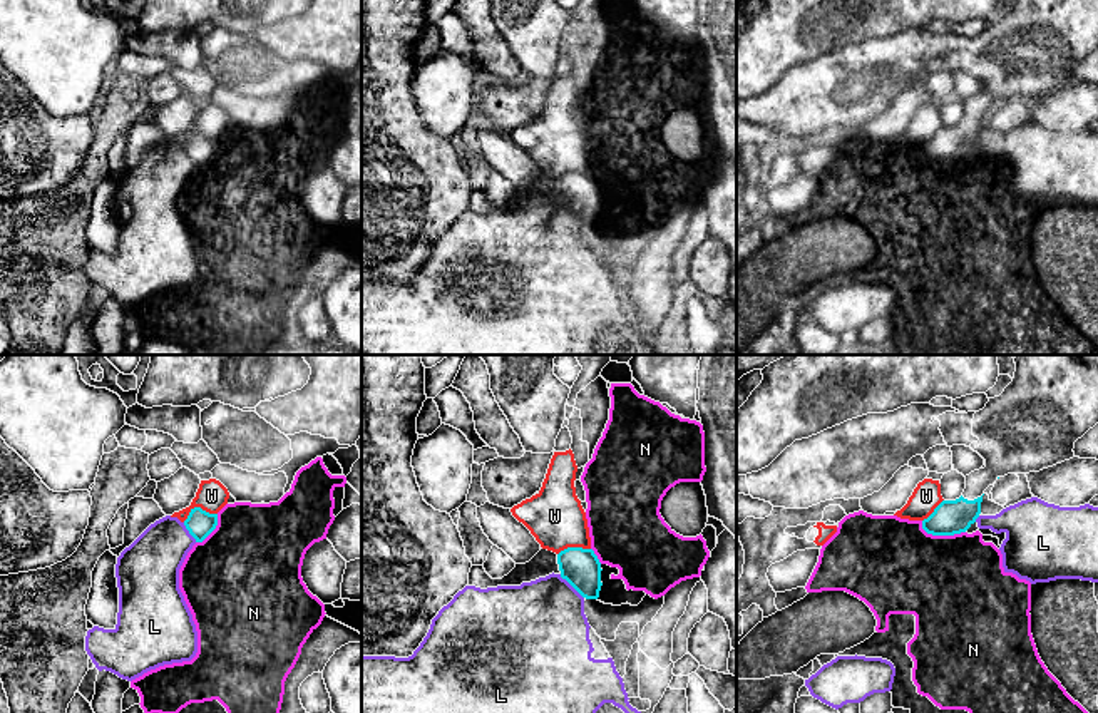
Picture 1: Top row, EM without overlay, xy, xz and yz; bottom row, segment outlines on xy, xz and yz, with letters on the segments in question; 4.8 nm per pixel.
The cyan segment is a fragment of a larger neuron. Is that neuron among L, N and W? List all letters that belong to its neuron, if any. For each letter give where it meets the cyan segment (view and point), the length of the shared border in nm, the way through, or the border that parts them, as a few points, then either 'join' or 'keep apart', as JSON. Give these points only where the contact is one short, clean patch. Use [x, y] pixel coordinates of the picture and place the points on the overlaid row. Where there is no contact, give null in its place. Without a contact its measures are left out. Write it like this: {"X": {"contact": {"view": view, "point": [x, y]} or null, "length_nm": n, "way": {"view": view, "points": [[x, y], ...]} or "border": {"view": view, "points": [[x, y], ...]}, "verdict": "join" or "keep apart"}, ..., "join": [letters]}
{"L": {"contact": {"view": "xz", "point": [571, 584]}, "length_nm": 170, "border": {"view": "xz", "points": [[559, 574], [583, 598]]}, "verdict": "keep apart"}, "N": {"contact": {"view": "yz", "point": [941, 534]}, "length_nm": 220, "border": {"view": "yz", "points": [[921, 521], [921, 526], [933, 534], [959, 534], [964, 531]]}, "verdict": "keep apart"}, "W": {"contact": {"view": "xy", "point": [198, 507]}, "length_nm": 170, "border": {"view": "xy", "points": [[216, 512], [194, 507], [183, 521]]}, "verdict": "keep apart"}, "join": []}

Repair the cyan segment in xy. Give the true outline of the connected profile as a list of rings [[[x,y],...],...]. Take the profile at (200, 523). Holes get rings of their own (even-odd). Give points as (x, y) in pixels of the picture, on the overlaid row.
[[[194,507],[184,521],[184,526],[196,542],[203,542],[216,529],[218,514],[209,514],[201,507]]]

